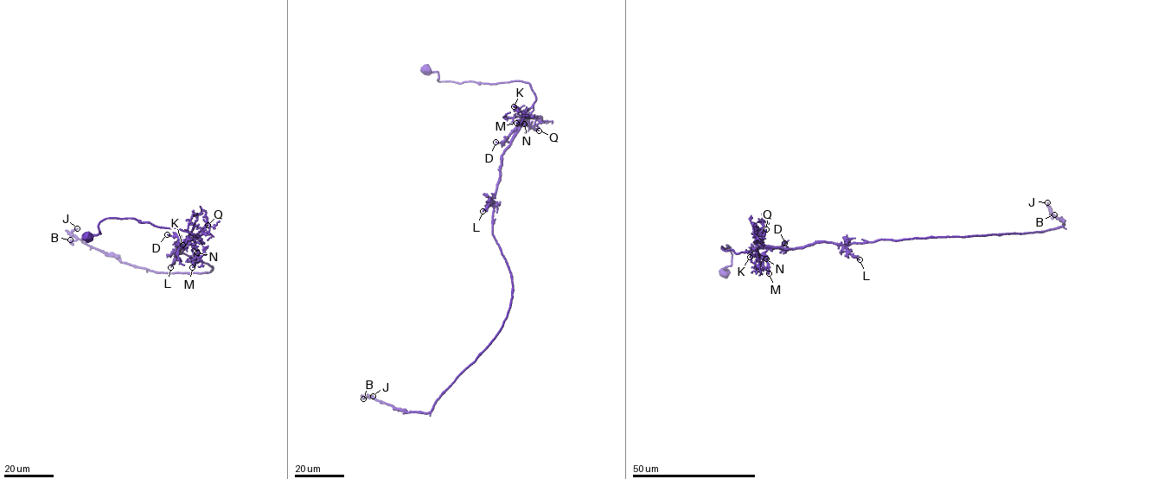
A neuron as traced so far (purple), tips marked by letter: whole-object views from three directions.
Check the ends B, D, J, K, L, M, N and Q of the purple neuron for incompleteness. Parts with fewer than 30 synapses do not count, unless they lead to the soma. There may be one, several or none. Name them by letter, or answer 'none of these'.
none of these

